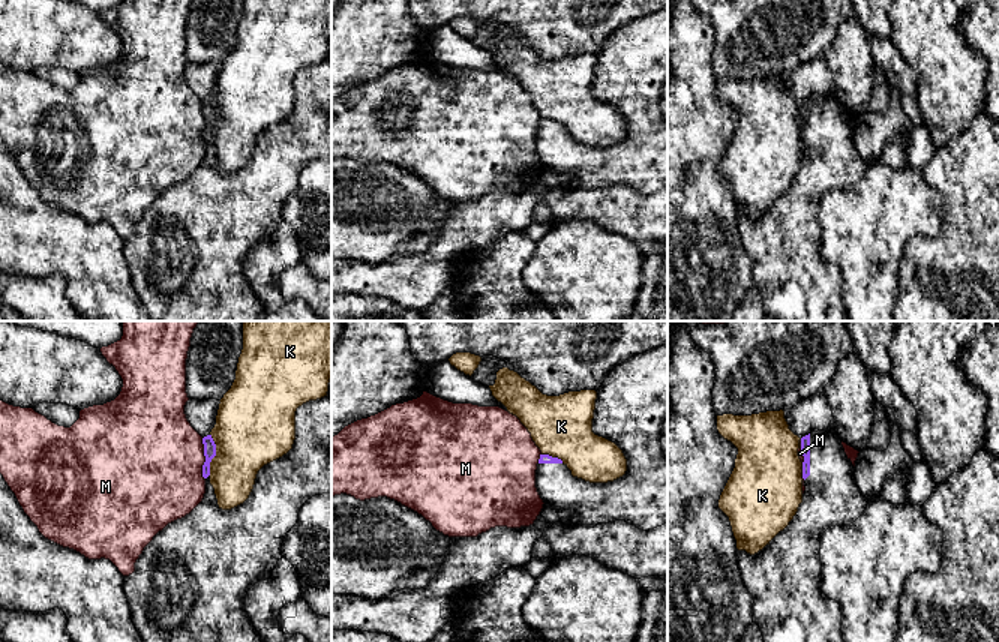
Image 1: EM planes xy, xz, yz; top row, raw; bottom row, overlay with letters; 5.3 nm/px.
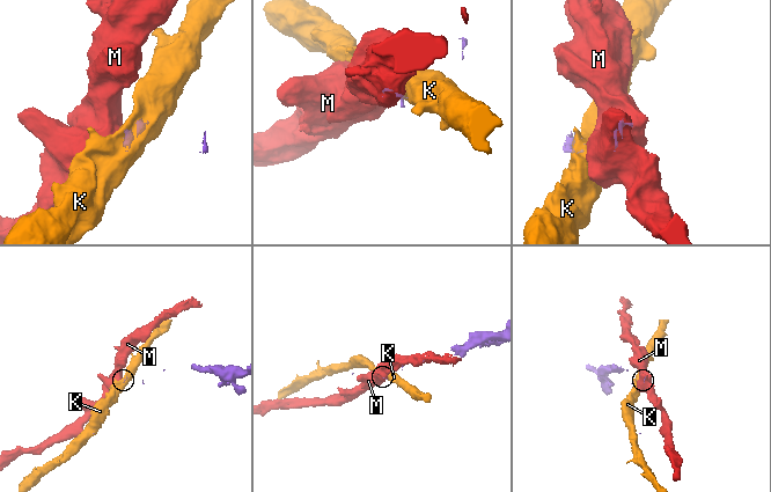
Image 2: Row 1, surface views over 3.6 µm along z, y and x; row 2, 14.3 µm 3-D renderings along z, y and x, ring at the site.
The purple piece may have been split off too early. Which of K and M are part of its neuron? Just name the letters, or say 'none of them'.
none of them

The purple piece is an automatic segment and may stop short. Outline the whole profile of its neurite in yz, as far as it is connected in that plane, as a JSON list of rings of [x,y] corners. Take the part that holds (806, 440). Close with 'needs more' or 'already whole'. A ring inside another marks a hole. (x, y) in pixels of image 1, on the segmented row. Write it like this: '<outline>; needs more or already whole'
[[[834,429],[802,436],[801,453],[806,490],[796,514],[758,554],[736,550],[738,568],[742,585],[754,598],[753,622],[759,626],[764,642],[844,642],[840,604],[828,598],[820,586],[820,540],[828,528],[854,524],[868,500],[858,488],[855,468]]]; needs more

